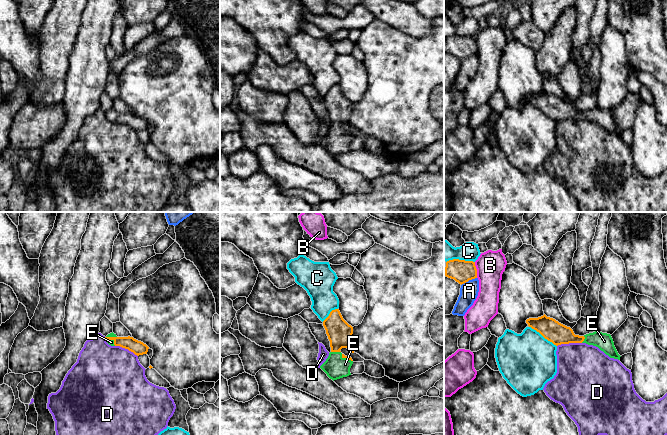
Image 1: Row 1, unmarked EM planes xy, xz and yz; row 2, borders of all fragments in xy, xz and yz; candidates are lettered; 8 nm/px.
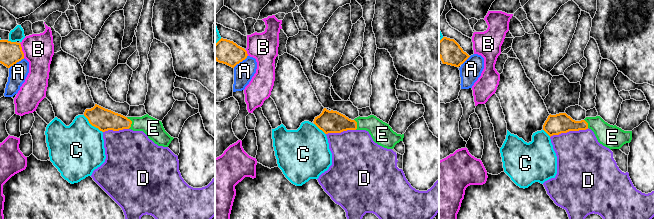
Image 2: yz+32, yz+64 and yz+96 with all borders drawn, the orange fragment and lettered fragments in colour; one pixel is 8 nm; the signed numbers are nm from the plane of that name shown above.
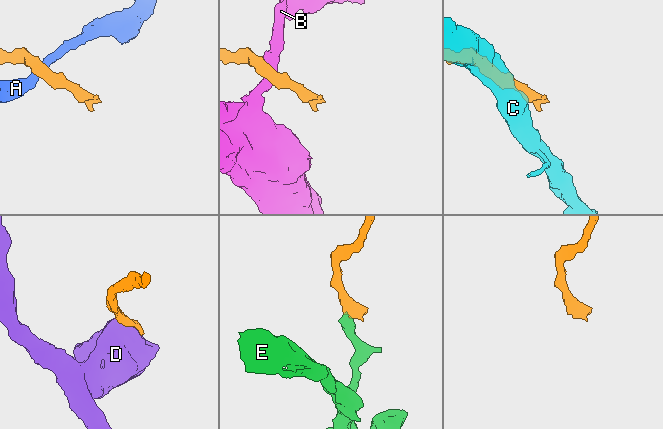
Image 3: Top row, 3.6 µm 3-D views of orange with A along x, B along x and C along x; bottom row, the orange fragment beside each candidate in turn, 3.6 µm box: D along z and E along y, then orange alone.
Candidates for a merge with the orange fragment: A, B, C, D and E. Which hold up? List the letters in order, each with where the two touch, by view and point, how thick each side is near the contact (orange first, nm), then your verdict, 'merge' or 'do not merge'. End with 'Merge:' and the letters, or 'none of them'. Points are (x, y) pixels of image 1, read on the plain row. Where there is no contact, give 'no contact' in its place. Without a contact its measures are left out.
A: meets orange in yz at (468, 56); 180 nm thick on the orange side, 140 nm on the other; do not merge
B: meets orange in yz at (476, 46); 180 nm thick on the orange side, 240 nm on the other; do not merge
C: meets orange in yz at (460, 36); 180 nm thick on the orange side, 160 nm on the other; do not merge
D: meets orange in yz at (569, 118); 170 nm thick on the orange side, 420 nm on the other; do not merge
E: meets orange in xz at (336, 127); 200 nm thick on the orange side, 190 nm on the other; merge
Merge: E

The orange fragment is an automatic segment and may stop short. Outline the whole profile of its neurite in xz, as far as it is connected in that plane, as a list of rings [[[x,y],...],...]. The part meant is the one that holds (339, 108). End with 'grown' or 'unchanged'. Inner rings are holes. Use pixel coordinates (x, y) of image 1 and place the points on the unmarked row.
[[[339,85],[330,88],[323,97],[323,102],[330,117],[331,128],[320,144],[333,157],[351,151],[353,136],[350,132],[342,130],[340,126],[347,124],[354,129],[350,124],[353,103],[343,95]]]; grown

